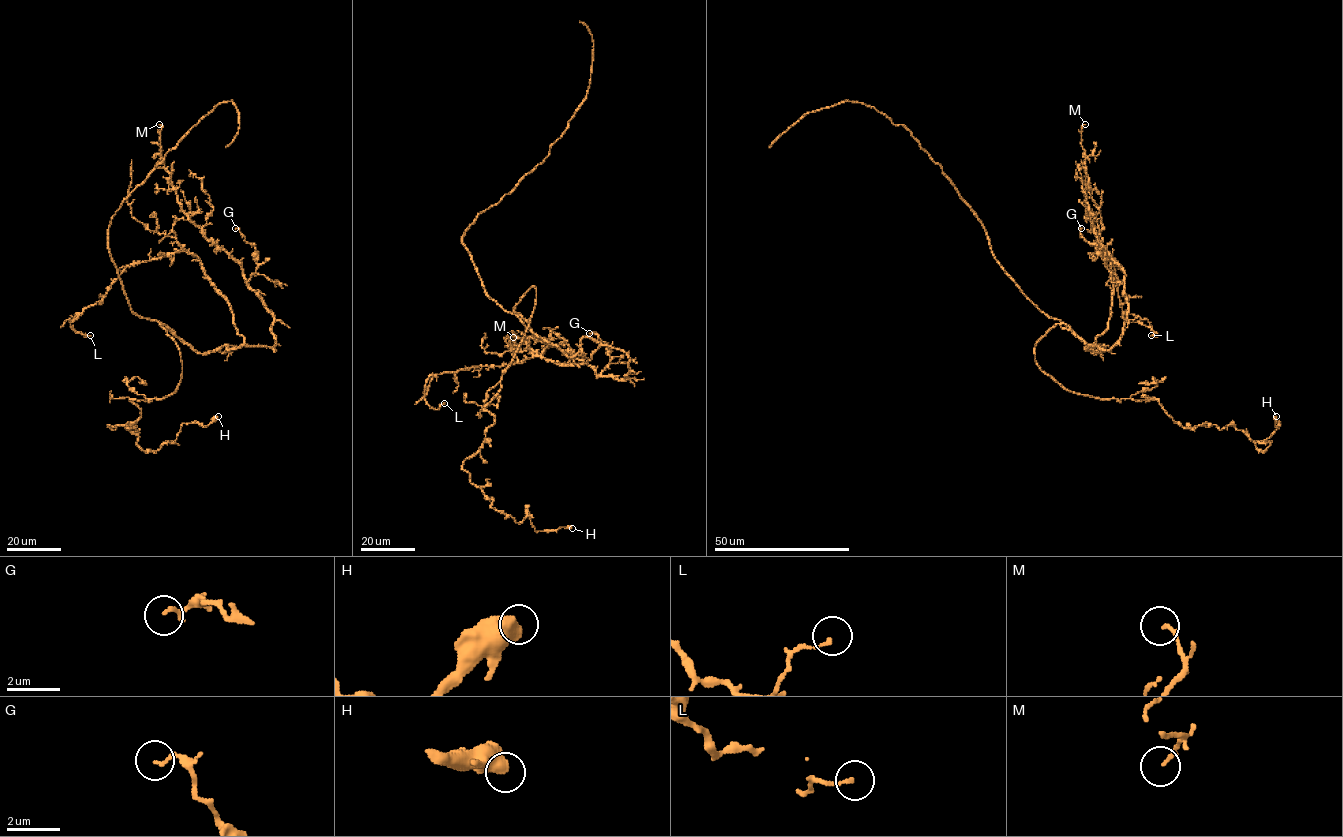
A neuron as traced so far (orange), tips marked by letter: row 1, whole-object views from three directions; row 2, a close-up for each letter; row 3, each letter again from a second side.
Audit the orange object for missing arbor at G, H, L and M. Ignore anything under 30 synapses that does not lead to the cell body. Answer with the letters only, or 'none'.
none

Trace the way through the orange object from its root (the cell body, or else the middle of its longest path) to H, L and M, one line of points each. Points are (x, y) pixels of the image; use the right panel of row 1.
H: (1061, 322), (1037, 342), (1035, 361), (1071, 391), (1154, 399), (1183, 427), (1234, 425), (1261, 451), (1276, 416)
L: (1061, 322), (1094, 353), (1105, 349), (1084, 348), (1108, 325), (1113, 276), (1104, 251), (1123, 317), (1151, 335)
M: (1061, 322), (1099, 353), (1101, 346), (1084, 348), (1109, 350), (1128, 309), (1124, 271), (1086, 207), (1085, 124)

